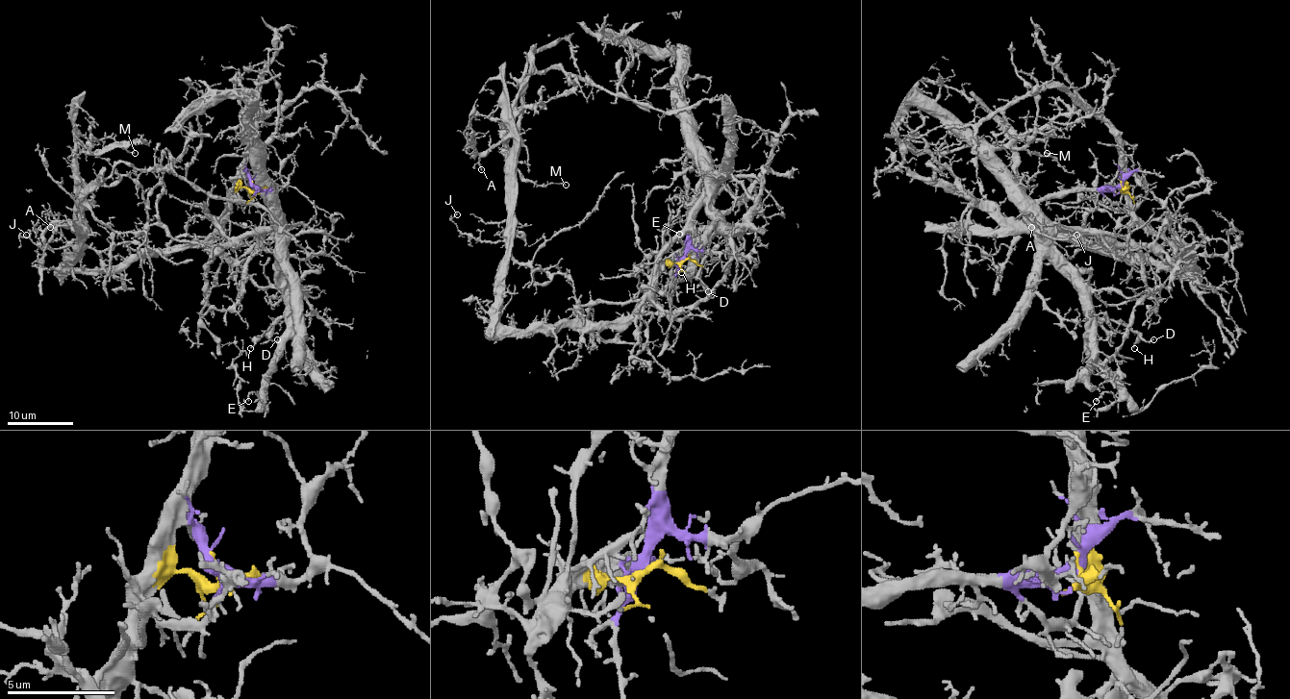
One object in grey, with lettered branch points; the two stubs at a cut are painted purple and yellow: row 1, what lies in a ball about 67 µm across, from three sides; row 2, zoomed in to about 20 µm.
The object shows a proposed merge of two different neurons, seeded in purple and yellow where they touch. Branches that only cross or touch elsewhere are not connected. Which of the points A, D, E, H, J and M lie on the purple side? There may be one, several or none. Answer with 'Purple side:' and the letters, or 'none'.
Purple side: D, E, H

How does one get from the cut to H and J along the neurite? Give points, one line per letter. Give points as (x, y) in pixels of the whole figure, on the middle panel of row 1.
H: (684, 259), (689, 217), (695, 211), (702, 178), (717, 230), (702, 266), (692, 276), (681, 271)
J: (684, 259), (653, 273), (630, 315), (507, 329), (500, 322), (507, 245), (468, 237), (450, 219), (457, 213)

